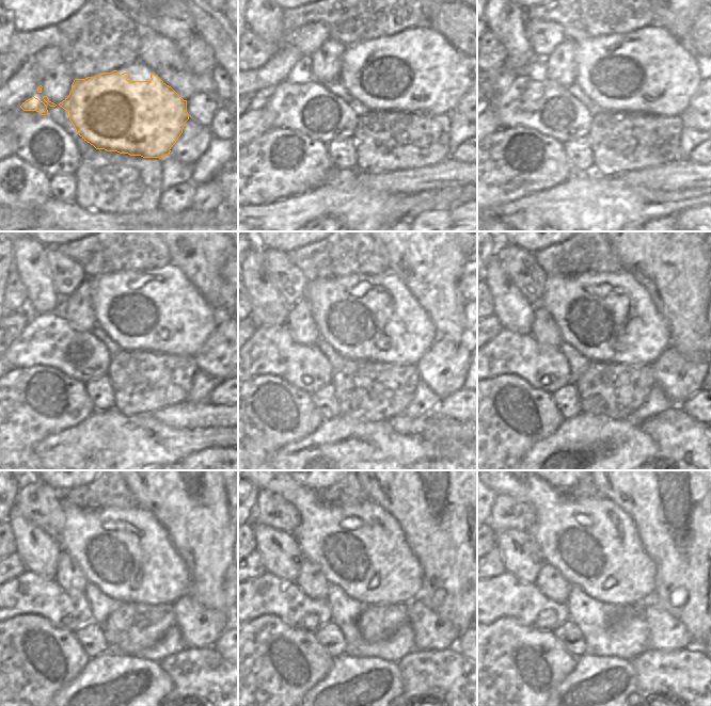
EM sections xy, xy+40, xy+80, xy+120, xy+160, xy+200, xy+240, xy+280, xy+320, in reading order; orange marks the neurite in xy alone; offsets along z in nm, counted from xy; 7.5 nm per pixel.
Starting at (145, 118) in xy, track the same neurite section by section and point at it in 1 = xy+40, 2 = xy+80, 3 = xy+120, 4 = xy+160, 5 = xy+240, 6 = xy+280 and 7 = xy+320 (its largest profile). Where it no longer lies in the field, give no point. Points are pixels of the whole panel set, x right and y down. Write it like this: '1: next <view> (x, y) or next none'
1: next xy+40 (314, 111)
2: next xy+80 (546, 107)
3: next xy+120 (82, 356)
4: next xy+160 (271, 351)
5: next xy+240 (28, 593)
6: next xy+280 (267, 594)
7: next xy+320 (505, 595)

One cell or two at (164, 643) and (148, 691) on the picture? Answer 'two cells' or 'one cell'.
two cells

